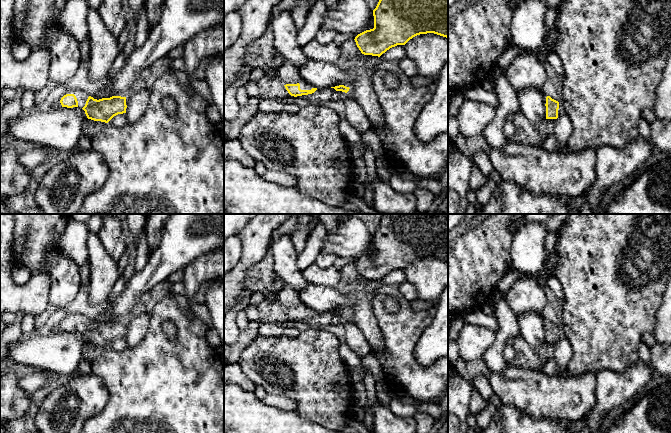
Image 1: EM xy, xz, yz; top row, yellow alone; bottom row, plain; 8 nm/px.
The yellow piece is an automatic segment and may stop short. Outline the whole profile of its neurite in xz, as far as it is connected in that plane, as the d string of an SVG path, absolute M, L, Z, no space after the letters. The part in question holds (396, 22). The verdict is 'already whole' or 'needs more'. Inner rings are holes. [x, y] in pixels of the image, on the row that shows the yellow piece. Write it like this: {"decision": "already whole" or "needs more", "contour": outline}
{"decision": "already whole", "contour": "M379 0L373 10L374 28L355 37L364 55L380 57L397 45L405 45L420 34L434 33L448 38L448 0Z"}

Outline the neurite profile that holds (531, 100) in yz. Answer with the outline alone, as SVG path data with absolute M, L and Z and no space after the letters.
M530 87L518 93L519 111L528 118L532 124L546 119L546 106L544 93L541 88Z

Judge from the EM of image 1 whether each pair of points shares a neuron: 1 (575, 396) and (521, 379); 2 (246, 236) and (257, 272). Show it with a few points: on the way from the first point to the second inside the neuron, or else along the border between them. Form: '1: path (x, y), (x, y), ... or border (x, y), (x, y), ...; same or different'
1: path (562, 396), (541, 396), (534, 392); same
2: border (268, 247), (265, 255), (247, 271), (242, 284); different

